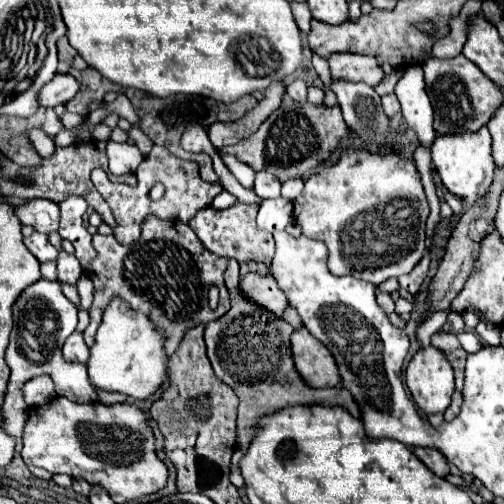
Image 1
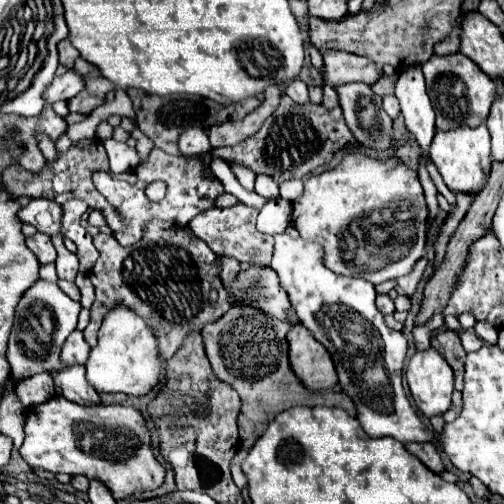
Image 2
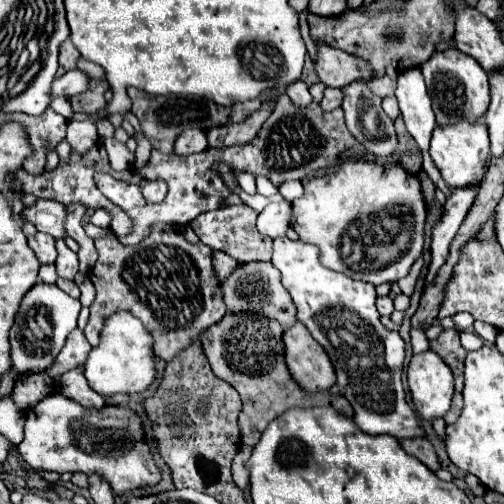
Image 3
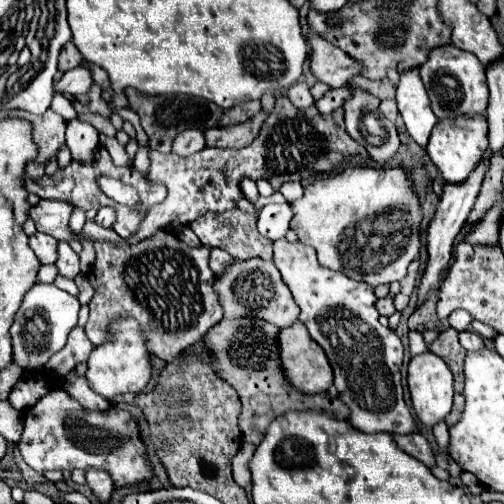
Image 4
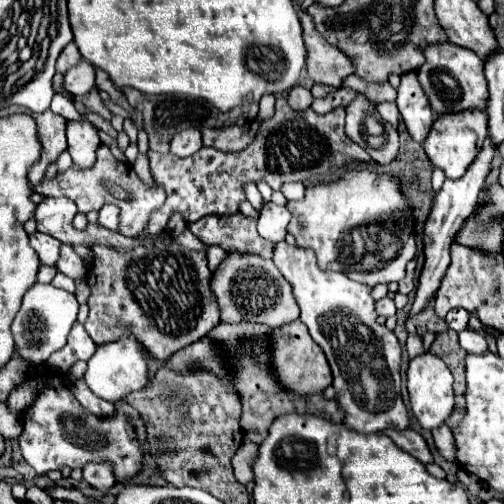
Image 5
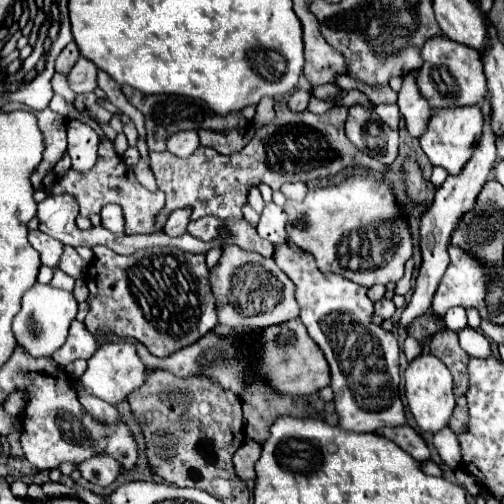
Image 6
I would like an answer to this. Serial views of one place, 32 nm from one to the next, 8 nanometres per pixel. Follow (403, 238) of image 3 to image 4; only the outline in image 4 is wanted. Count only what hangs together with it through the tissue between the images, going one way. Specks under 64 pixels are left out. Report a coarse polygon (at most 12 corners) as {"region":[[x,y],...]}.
{"region":[[344,168],[290,204],[322,268],[400,282],[422,212],[398,168]]}

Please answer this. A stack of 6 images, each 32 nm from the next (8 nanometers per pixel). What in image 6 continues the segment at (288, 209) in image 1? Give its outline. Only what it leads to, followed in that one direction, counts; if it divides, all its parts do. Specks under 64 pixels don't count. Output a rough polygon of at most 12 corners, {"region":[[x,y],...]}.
{"region":[[268,204],[258,222],[260,238],[274,246],[286,242],[288,218]]}

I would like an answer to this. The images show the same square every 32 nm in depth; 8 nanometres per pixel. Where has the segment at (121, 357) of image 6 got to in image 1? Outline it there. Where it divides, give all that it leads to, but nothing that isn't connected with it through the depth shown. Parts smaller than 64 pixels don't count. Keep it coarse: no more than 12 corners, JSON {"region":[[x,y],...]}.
{"region":[[114,298],[90,384],[136,400],[166,380],[164,334]]}

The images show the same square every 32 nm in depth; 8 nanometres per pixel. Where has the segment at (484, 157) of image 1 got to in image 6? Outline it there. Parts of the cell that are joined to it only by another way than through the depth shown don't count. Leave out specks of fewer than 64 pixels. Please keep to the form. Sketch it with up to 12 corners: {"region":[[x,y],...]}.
{"region":[[478,106],[432,108],[420,146],[460,172],[480,138]]}

